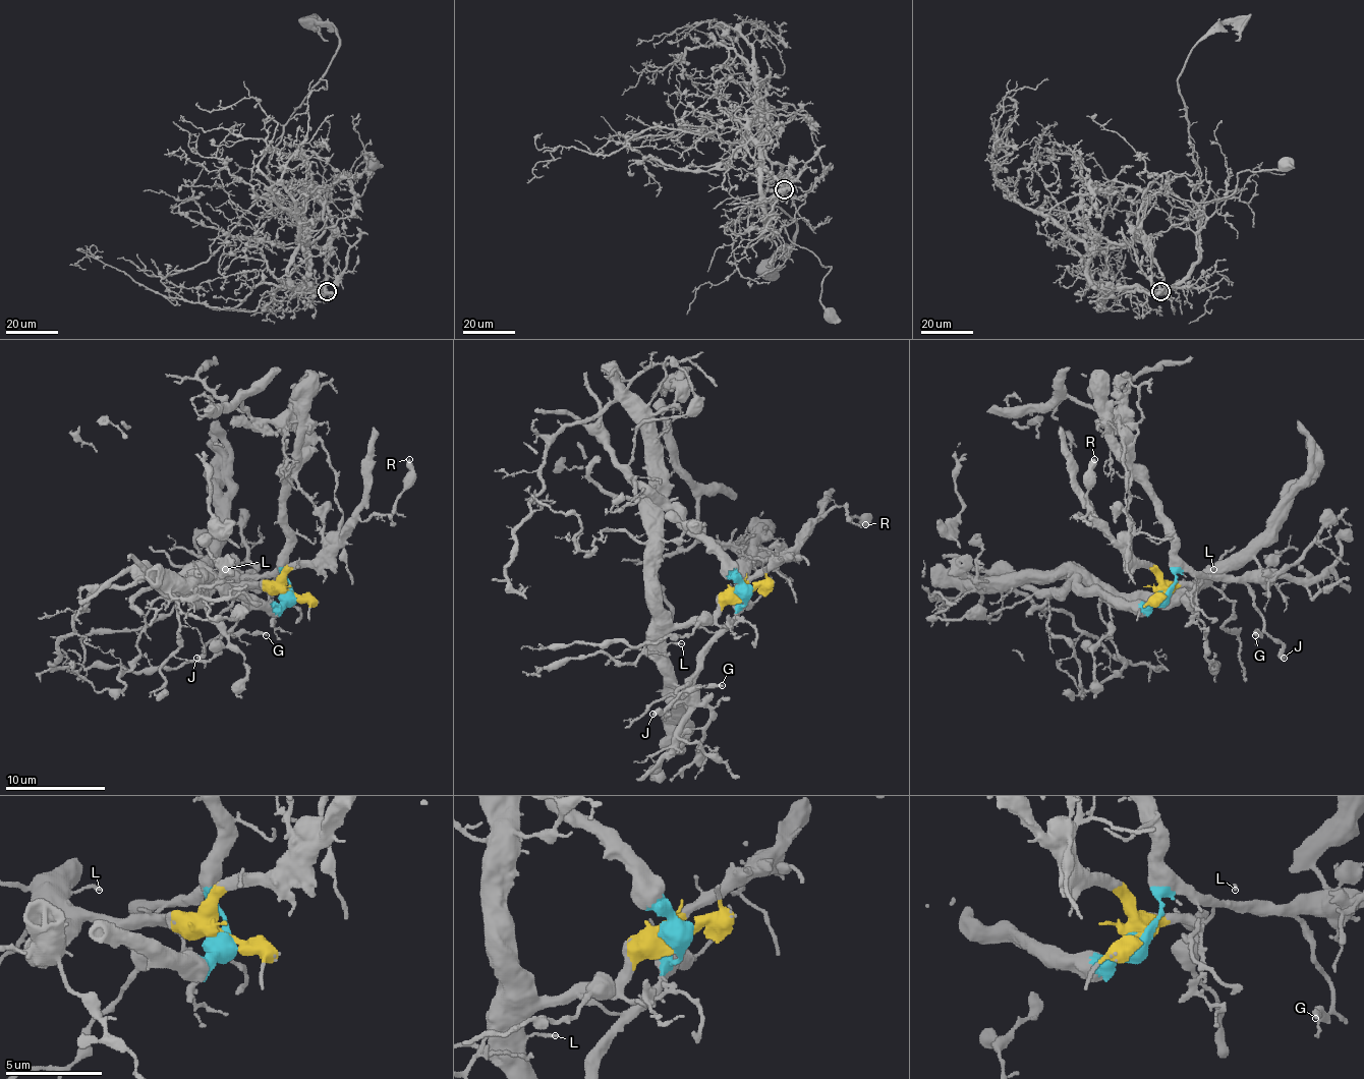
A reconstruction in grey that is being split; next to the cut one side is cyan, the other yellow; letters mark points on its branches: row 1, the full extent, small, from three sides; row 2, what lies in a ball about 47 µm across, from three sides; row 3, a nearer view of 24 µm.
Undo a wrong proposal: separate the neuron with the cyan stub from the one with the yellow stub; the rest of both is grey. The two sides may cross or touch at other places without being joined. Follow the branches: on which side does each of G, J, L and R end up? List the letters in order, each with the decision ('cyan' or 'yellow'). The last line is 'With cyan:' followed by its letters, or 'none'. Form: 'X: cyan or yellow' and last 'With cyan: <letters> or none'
G: cyan
J: cyan
L: yellow
R: yellow
With cyan: G, J

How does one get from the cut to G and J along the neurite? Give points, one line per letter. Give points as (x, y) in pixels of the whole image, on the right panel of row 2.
G: (1164, 593), (1174, 578), (1187, 571), (1239, 578), (1261, 613), (1264, 628), (1254, 636)
J: (1164, 593), (1174, 578), (1187, 571), (1239, 578), (1261, 613), (1264, 631), (1282, 645), (1285, 659)

